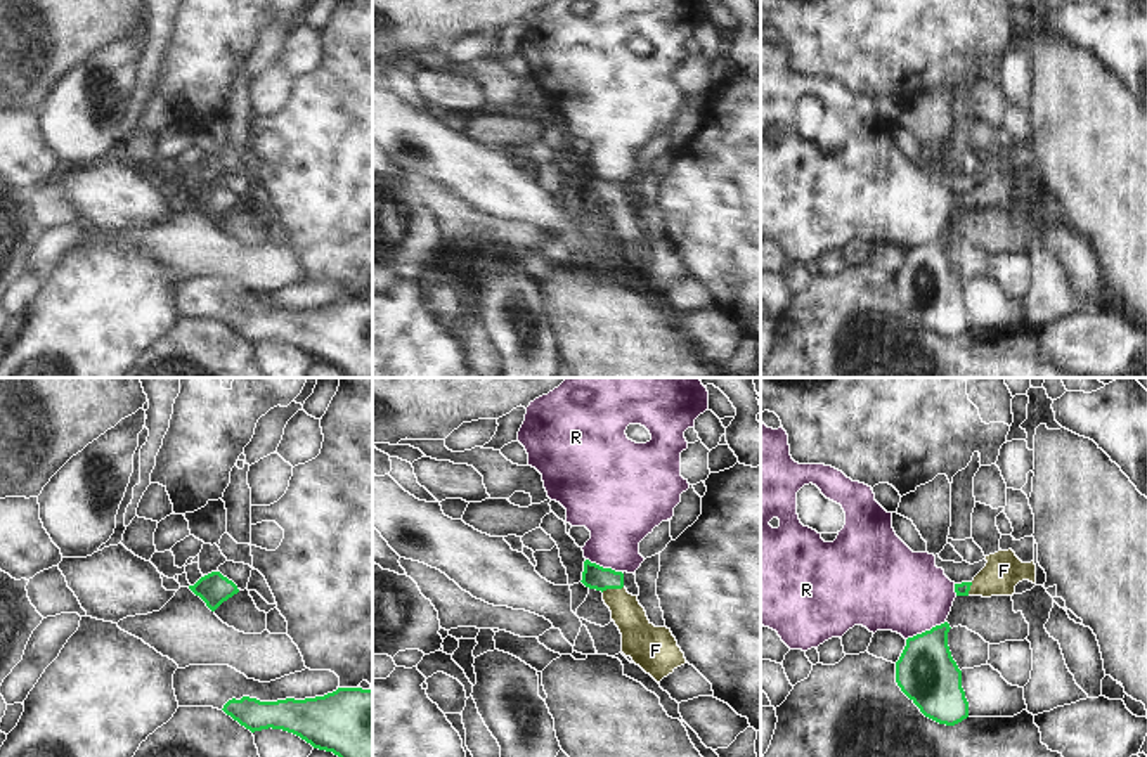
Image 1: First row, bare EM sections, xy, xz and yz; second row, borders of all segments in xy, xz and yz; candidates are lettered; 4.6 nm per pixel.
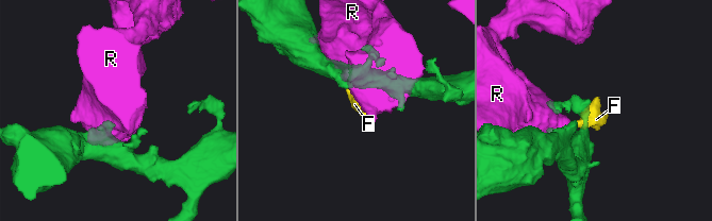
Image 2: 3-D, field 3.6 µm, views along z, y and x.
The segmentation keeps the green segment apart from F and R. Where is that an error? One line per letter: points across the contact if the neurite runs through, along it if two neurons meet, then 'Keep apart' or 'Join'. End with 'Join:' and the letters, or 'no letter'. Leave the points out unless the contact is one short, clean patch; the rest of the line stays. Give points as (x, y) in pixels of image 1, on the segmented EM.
F: Path across: xz (596, 577), (612, 588), (638, 634). Join
R: Keep apart
Join: F.

